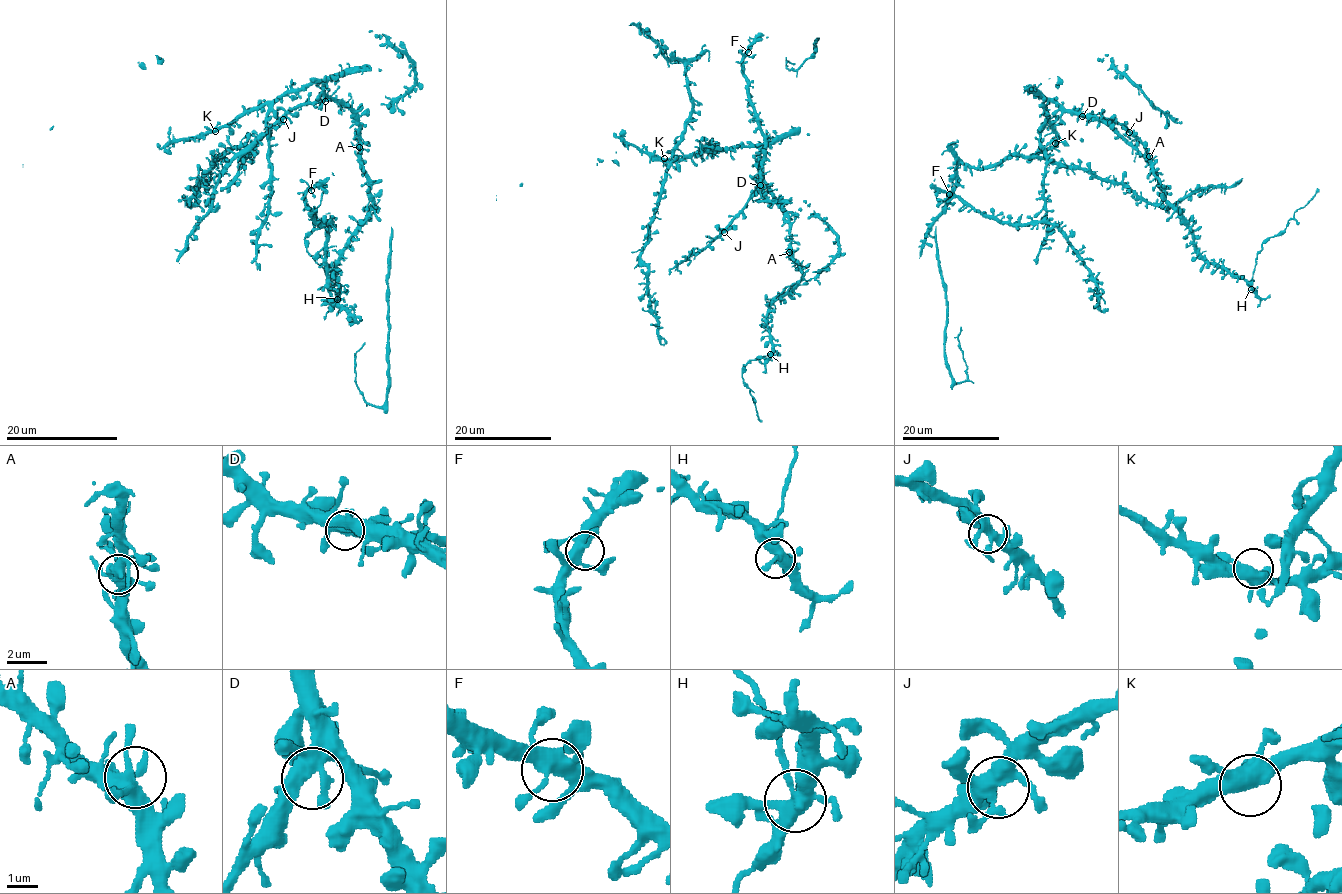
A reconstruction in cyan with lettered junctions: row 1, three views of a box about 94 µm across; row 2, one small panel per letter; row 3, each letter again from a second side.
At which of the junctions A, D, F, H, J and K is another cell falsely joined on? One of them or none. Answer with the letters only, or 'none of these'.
H

